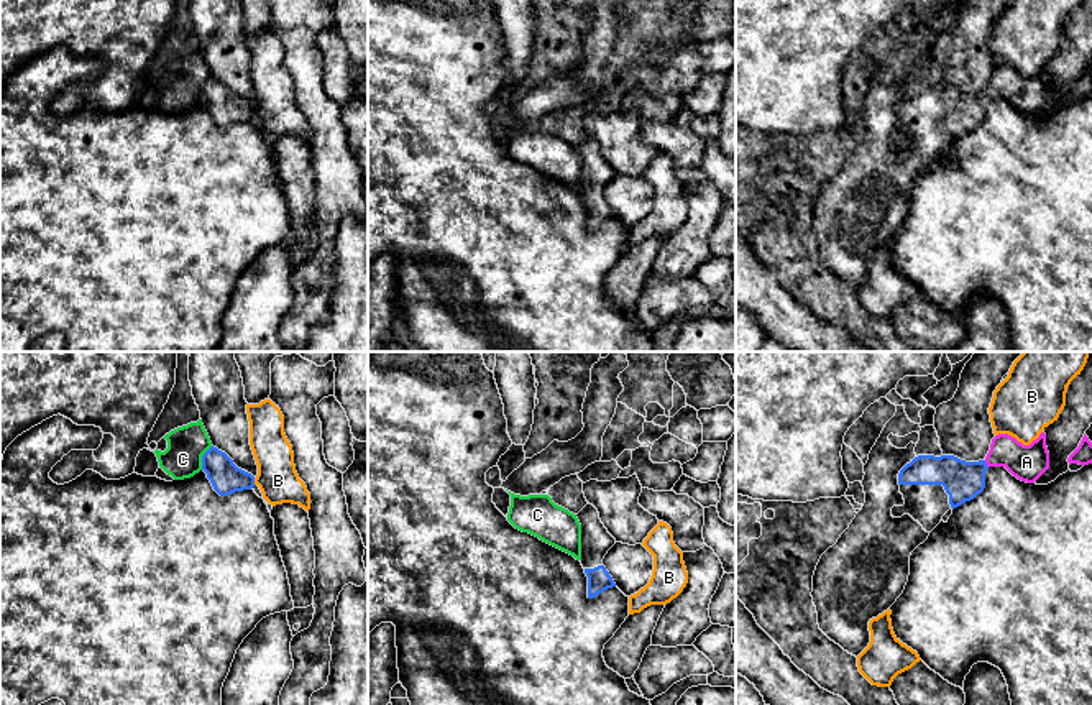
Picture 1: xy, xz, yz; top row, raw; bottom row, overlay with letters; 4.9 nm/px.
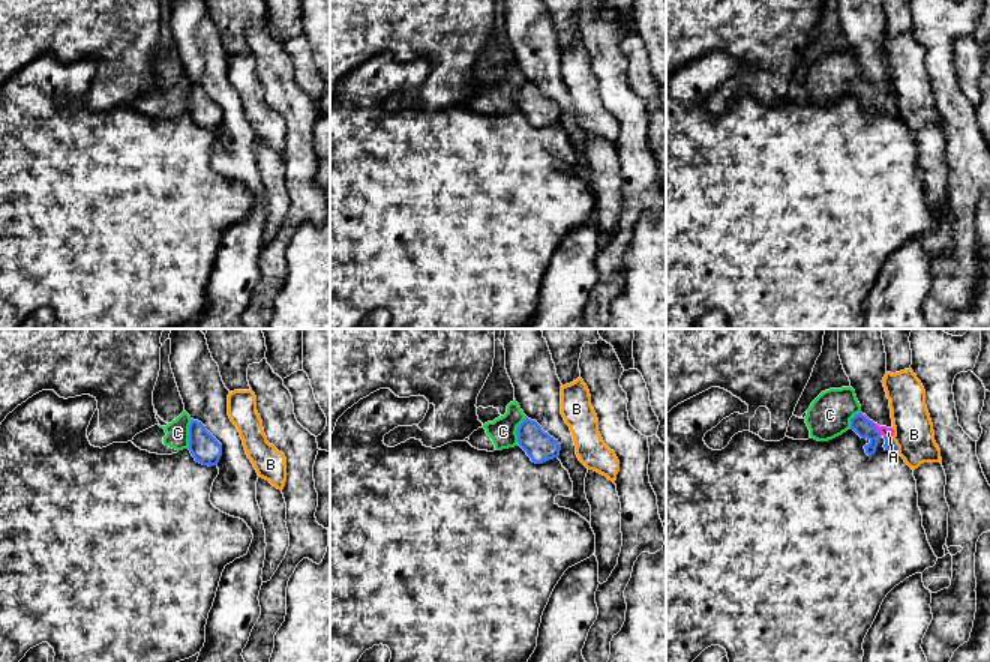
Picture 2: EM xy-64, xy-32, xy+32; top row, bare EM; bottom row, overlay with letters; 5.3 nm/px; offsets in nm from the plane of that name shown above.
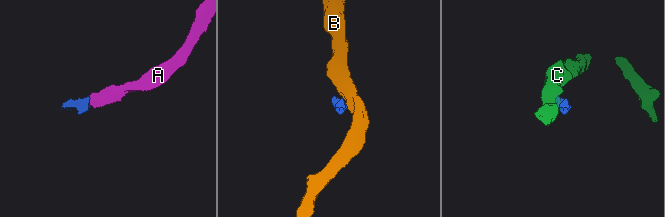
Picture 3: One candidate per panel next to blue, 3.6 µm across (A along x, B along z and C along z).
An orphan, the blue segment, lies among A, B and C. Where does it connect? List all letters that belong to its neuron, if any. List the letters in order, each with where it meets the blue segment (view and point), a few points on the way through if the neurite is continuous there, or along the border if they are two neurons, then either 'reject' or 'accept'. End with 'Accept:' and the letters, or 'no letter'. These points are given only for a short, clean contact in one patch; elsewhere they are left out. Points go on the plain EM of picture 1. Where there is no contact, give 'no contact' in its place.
A: meets blue in yz at (986, 96); runs through yz (963, 112), (986, 96), (1027, 94); accept
B: meets blue in xy at (253, 114); border along xy (253, 110), (255, 115); reject
C: meets blue in xy at (202, 89); border along xy (212, 78), (202, 87), (201, 101); reject
Accept: A

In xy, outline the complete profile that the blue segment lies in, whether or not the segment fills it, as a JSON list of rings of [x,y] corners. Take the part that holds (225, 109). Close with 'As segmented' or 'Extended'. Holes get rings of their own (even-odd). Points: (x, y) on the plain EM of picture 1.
[[[213,77],[202,87],[202,102],[220,128],[255,118],[255,108],[238,100],[225,84]]]. As segmented

